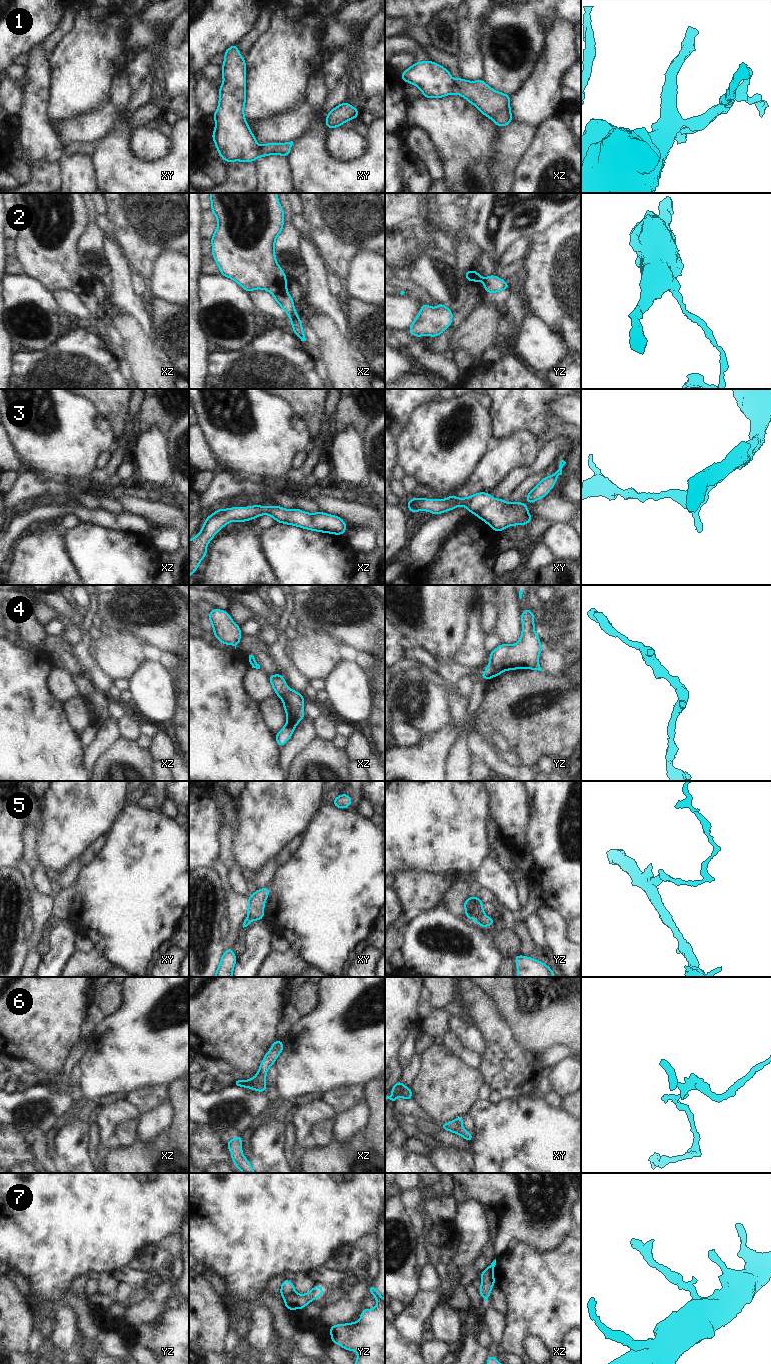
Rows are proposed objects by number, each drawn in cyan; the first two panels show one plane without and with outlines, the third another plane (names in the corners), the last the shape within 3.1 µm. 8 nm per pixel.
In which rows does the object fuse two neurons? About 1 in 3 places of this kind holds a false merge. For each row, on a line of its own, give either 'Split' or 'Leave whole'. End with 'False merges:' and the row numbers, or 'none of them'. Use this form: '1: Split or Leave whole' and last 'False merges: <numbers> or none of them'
1: Split
2: Split
3: Leave whole
4: Split
5: Leave whole
6: Split
7: Split
False merges: 1, 2, 4, 6, 7.

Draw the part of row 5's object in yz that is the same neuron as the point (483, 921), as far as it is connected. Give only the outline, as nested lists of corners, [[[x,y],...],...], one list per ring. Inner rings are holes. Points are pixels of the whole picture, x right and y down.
[[[477,896],[467,898],[464,902],[465,917],[475,919],[478,925],[486,928],[488,925],[496,924],[496,922],[485,915],[483,904],[484,903]]]

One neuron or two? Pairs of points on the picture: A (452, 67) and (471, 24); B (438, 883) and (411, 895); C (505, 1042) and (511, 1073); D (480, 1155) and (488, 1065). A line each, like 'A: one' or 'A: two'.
A: two
B: one
C: one
D: two

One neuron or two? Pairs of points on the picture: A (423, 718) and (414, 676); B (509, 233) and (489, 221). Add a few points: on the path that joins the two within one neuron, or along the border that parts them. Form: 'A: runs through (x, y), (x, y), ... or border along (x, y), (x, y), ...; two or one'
A: runs through (418, 708), (418, 702), (414, 698), (414, 686); one
B: runs through (504, 228), (494, 222); one

